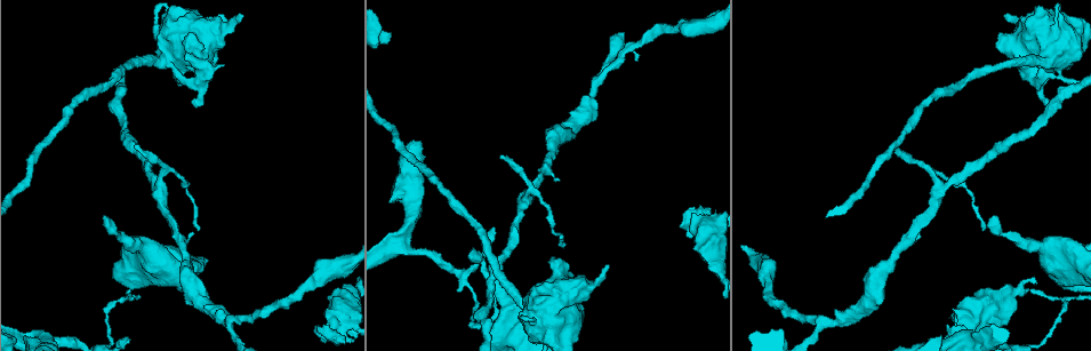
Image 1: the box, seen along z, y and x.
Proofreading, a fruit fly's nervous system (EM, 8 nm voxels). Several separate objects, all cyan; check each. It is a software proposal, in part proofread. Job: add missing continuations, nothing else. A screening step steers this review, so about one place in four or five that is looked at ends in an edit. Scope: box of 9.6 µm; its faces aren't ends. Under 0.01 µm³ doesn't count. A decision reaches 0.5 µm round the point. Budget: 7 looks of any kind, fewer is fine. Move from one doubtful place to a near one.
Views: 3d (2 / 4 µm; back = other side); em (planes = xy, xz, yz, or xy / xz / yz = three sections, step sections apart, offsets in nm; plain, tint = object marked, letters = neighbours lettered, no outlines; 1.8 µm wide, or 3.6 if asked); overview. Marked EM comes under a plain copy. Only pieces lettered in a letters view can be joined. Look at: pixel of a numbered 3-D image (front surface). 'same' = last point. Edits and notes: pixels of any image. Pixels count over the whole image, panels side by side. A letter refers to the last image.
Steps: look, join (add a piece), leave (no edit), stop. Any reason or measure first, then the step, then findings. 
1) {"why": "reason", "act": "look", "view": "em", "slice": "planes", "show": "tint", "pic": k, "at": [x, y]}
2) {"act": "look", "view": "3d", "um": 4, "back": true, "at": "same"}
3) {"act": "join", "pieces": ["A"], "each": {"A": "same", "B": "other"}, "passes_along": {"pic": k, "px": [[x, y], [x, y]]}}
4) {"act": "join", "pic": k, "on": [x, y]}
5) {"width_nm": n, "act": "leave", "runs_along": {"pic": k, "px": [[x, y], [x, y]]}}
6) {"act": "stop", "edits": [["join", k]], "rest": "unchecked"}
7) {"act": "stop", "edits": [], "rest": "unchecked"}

{"why": "thick turns thin", "act": "look", "view": "3d", "um": 2, "back": true, "pic": 1, "at": [516, 300]}

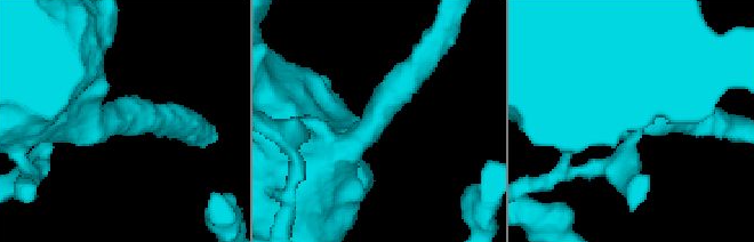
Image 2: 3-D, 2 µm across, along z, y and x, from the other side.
{"why": "shape alone is not enough", "act": "look", "view": "em", "slice": "planes", "show": "letters", "pic": 2, "at": [119, 124]}

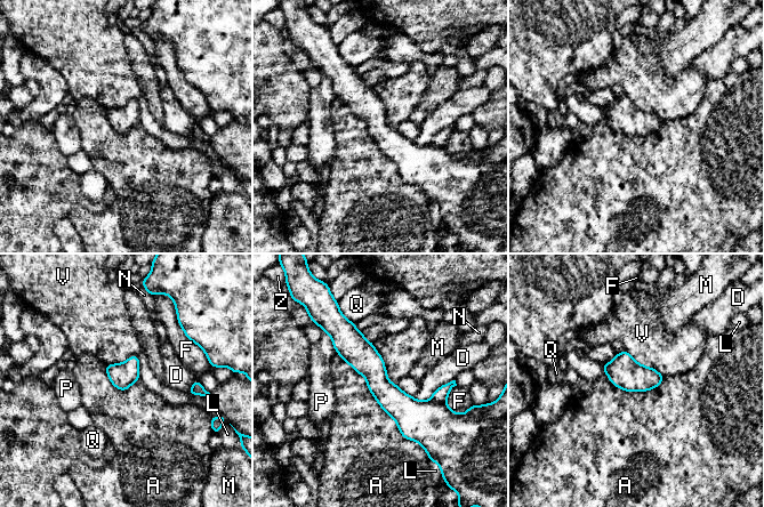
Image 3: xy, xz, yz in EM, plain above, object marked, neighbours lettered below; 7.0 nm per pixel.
{"width_nm": 180, "act": "leave", "each": {"A": "other", "D": "other", "F": "other", "L": "other", "M": "other", "N": "other", "P": "other", "Q": "other", "V": "other", "Z": "other"}, "border": {"pic": 3, "px": [[344, 361], [424, 448]]}, "found": "no lettered piece goes on from it"}

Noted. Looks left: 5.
{"why": "stops while still wide", "act": "look", "view": "em", "slice": "xy", "step": 4, "show": "letters", "pic": 1, "at": [222, 65]}

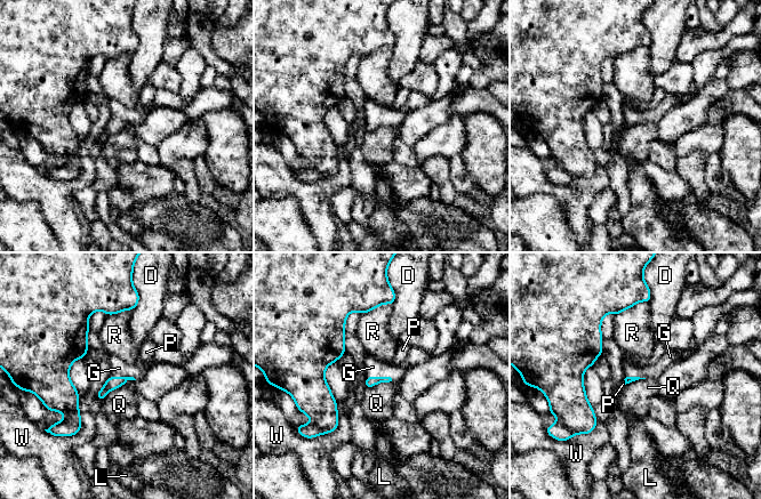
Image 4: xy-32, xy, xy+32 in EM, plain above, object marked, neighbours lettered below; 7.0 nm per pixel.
{"act": "look", "view": "em", "slice": "xz", "step": 4, "show": "letters", "at": "same"}

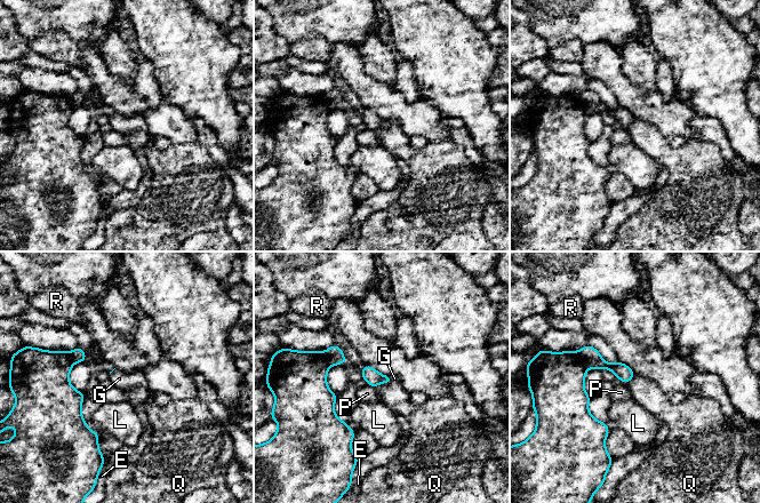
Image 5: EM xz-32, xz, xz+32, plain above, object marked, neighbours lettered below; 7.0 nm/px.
{"act": "leave", "each": {"E": "other", "G": "other", "L": "other", "P": "other", "Q": "other", "R": "other"}, "border": {"pic": 5, "px": [[391, 381], [380, 383], [375, 388]]}, "found": "no lettered piece goes on from it"}

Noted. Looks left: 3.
{"why": "end of a long branch", "act": "look", "view": "em", "slice": "planes", "show": "letters", "pic": 1, "at": [994, 215]}

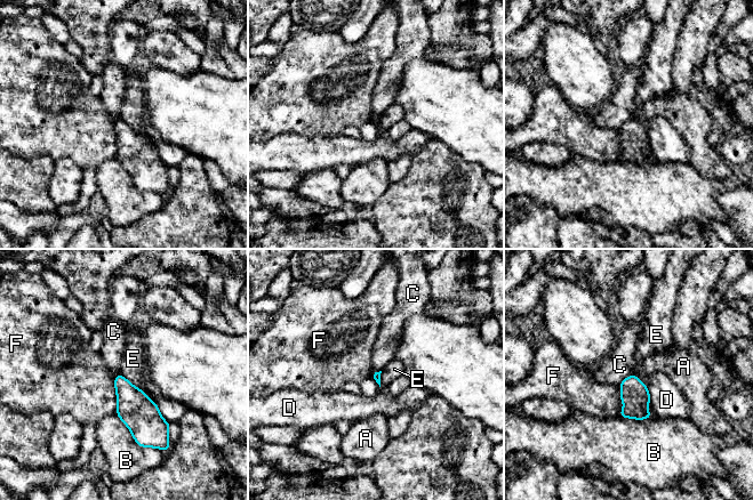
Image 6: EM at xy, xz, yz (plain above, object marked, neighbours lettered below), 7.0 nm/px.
{"act": "leave", "each": {"A": "other", "B": "other", "C": "other", "D": "other", "E": "other", "F": "other"}, "border": {"pic": 6, "px": [[632, 373], [619, 385]]}, "found": "none of them fits"}

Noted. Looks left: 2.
{"act": "stop", "edits": [], "rest": "unchecked"}

